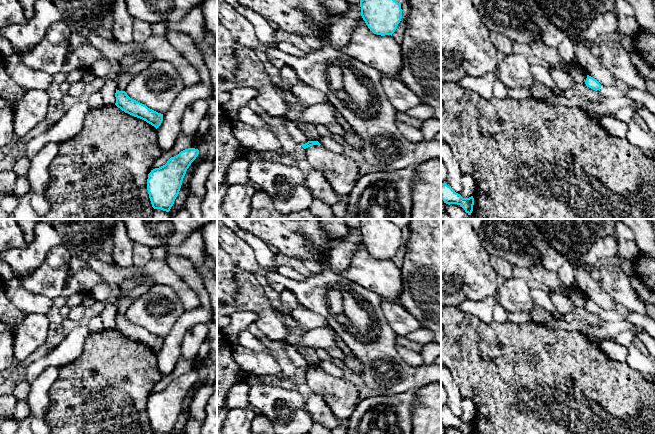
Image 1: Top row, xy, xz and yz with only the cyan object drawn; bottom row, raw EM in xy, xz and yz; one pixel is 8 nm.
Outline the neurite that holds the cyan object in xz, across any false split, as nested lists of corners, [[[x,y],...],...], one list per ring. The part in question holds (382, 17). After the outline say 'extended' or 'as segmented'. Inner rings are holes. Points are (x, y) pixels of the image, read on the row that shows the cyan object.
[[[360,0],[361,16],[374,34],[391,35],[402,18],[401,4],[396,0]]]; as segmented

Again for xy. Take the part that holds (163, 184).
[[[188,148],[171,157],[167,163],[151,170],[147,179],[147,190],[154,209],[169,212],[179,194],[183,178],[199,150]]]; as segmented

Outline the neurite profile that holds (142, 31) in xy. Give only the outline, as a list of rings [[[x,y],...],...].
[[[134,20],[133,22],[133,39],[135,43],[143,43],[152,36],[151,24]]]

